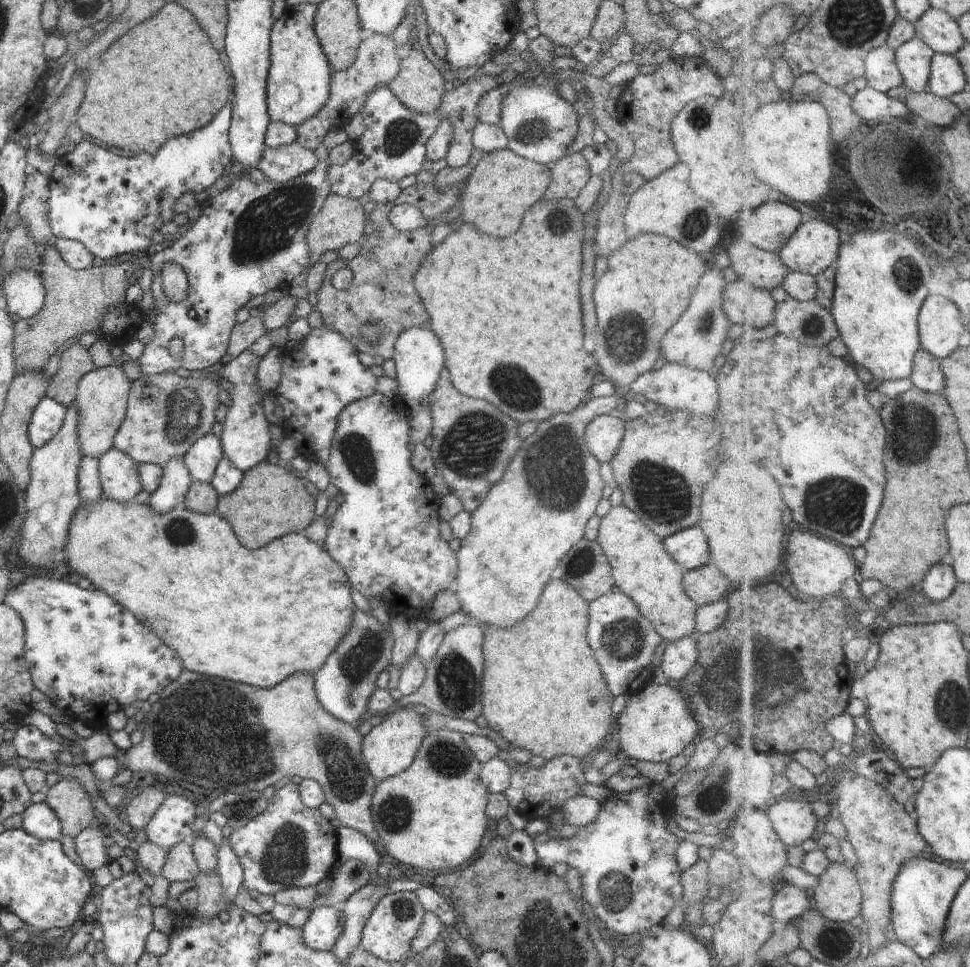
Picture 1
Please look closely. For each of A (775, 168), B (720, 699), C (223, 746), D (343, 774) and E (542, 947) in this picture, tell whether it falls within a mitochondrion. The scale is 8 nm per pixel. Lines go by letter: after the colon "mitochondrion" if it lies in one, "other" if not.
A: other
B: mitochondrion
C: mitochondrion
D: mitochondrion
E: mitochondrion

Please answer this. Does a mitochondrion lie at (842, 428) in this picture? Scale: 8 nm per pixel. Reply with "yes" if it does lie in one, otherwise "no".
no

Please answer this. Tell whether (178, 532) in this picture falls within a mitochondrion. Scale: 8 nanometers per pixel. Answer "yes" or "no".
yes

